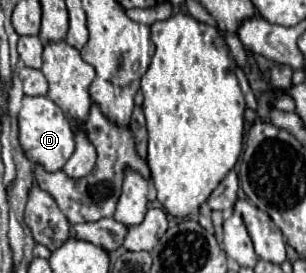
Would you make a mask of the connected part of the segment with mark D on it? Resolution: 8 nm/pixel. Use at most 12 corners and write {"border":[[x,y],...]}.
{"border":[[23,97],[19,143],[27,159],[61,171],[75,151],[65,113]]}

